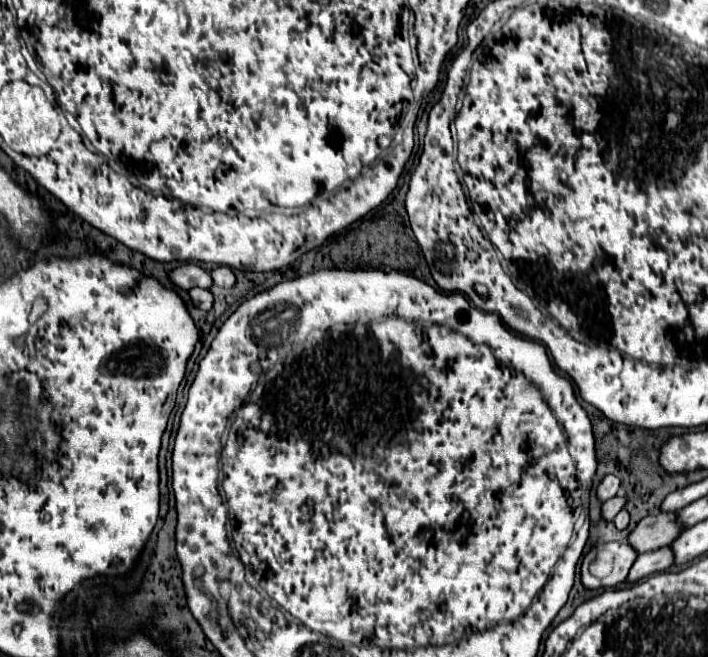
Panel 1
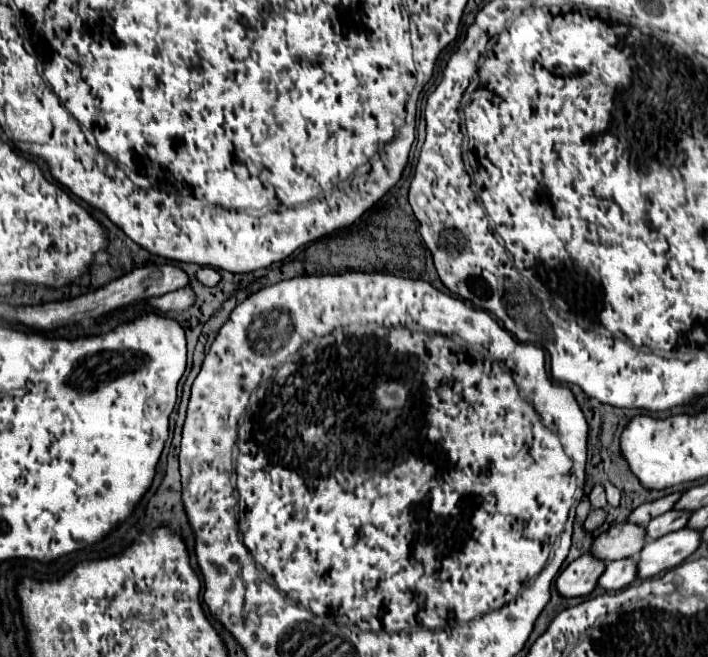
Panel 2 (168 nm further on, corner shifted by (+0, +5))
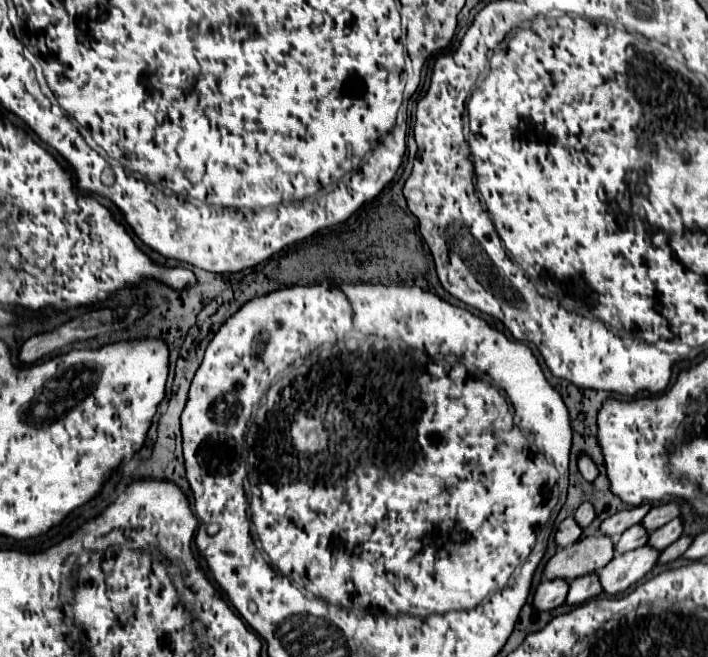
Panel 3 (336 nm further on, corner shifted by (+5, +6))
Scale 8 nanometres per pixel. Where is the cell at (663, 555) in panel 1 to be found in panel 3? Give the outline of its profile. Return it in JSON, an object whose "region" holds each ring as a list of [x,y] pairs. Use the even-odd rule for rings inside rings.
{"region":[[[586,574],[582,578],[574,578],[574,582],[570,584],[570,594],[566,598],[568,604],[582,604],[584,600],[596,598],[602,594],[602,584],[600,584],[600,576],[596,574]]]}

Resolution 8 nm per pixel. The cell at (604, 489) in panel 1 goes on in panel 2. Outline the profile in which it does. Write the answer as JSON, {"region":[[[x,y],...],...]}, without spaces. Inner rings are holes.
{"region":[[[601,485],[593,487],[593,491],[591,491],[589,499],[591,499],[591,507],[593,507],[593,509],[605,509],[605,507],[607,507],[605,491],[603,491],[603,487],[601,487]]]}

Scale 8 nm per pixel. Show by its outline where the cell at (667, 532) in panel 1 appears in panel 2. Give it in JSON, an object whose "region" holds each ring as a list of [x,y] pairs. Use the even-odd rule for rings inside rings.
{"region":[[[623,523],[609,527],[607,533],[595,537],[591,545],[591,555],[595,555],[601,561],[633,559],[643,549],[645,543],[647,543],[647,535],[643,527]]]}

